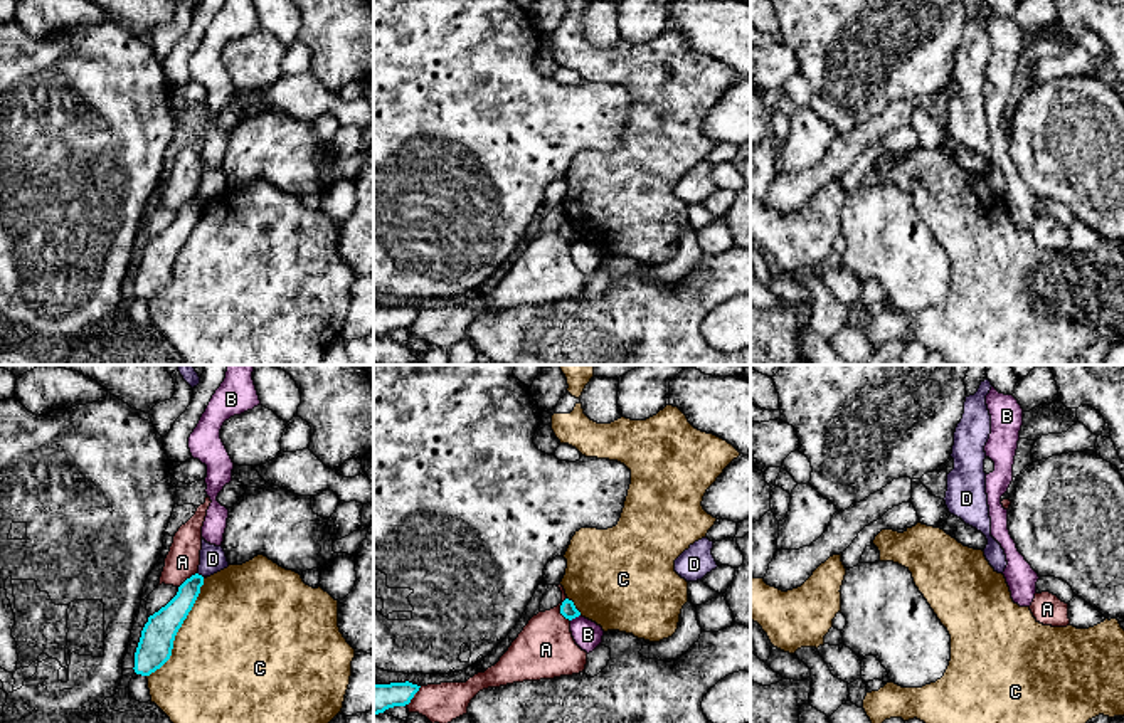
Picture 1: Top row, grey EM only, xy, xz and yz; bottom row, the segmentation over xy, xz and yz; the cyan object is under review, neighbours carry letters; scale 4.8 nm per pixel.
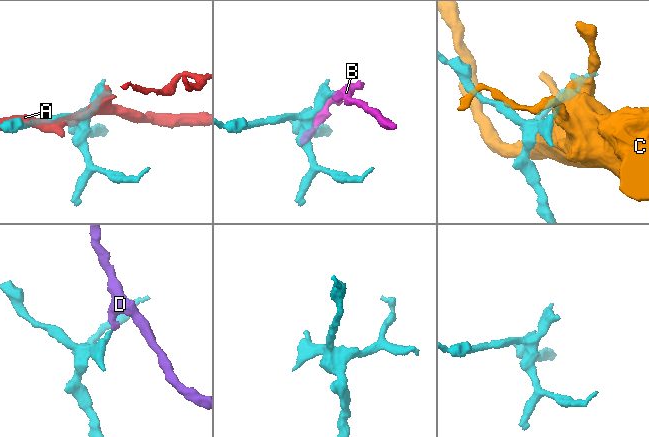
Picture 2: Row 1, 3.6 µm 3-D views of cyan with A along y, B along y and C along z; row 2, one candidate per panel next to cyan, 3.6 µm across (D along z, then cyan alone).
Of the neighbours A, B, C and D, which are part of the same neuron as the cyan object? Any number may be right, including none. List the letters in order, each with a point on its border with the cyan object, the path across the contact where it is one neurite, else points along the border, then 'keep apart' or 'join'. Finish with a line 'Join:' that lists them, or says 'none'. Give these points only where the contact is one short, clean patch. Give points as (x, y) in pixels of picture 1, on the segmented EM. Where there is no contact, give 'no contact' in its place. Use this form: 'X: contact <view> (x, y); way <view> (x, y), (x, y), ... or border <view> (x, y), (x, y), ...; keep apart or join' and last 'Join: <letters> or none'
A: contact xz (561, 609); keep apart
B: contact xz (574, 617); keep apart
C: contact xy (179, 628); keep apart
D: contact xy (201, 575); border xy (197, 574), (202, 577); keep apart
Join: none

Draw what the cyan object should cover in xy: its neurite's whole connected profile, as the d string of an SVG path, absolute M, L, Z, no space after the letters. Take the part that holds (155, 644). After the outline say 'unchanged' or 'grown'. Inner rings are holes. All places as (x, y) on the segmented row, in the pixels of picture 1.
M192 575L165 607L148 617L135 652L133 669L136 674L150 676L170 659L175 636L192 610L202 585L204 577Z; unchanged

